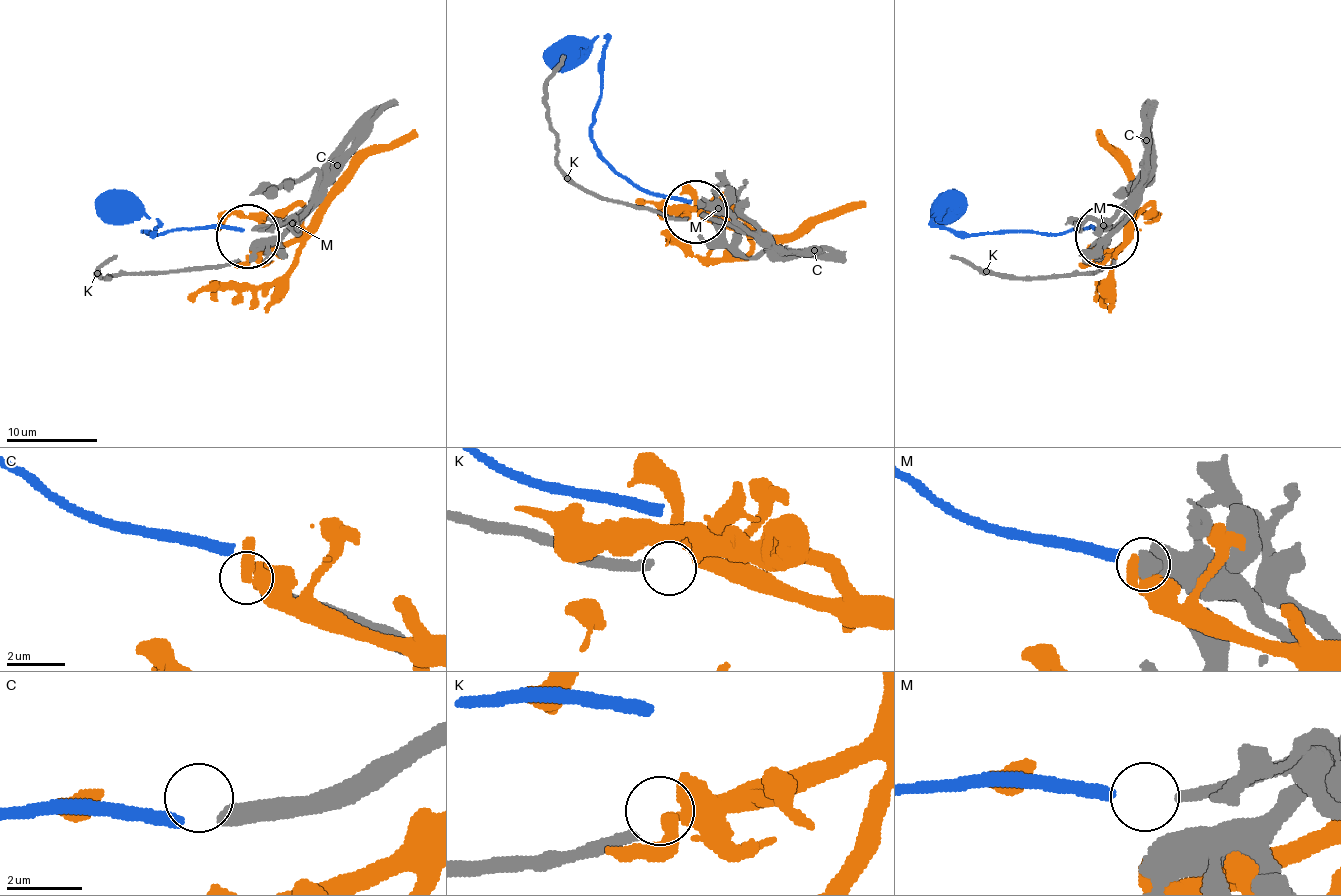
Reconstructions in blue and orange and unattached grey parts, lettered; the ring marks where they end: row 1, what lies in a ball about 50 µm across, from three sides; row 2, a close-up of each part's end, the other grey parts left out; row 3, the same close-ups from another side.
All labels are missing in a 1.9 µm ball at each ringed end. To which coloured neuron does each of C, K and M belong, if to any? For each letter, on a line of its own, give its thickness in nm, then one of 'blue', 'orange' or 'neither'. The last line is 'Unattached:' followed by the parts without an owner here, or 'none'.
C: 500 nm thick; neither
K: 320 nm thick; orange
M: 300 nm thick; blue
Unattached: C

